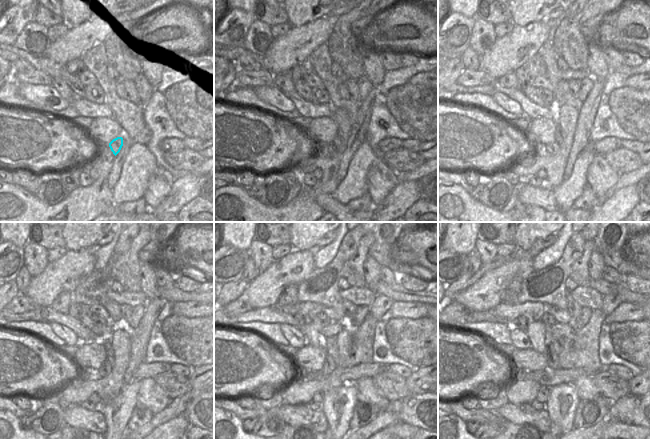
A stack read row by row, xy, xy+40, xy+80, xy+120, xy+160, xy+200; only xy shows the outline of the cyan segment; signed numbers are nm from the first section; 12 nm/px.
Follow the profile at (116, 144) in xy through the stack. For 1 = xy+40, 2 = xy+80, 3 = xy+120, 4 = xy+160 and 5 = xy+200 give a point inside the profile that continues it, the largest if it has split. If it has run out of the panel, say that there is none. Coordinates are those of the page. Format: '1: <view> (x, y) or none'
1: xy+40 (338, 143)
2: xy+80 (555, 111)
3: xy+120 (107, 338)
4: xy+160 (331, 348)
5: xy+200 (557, 342)

